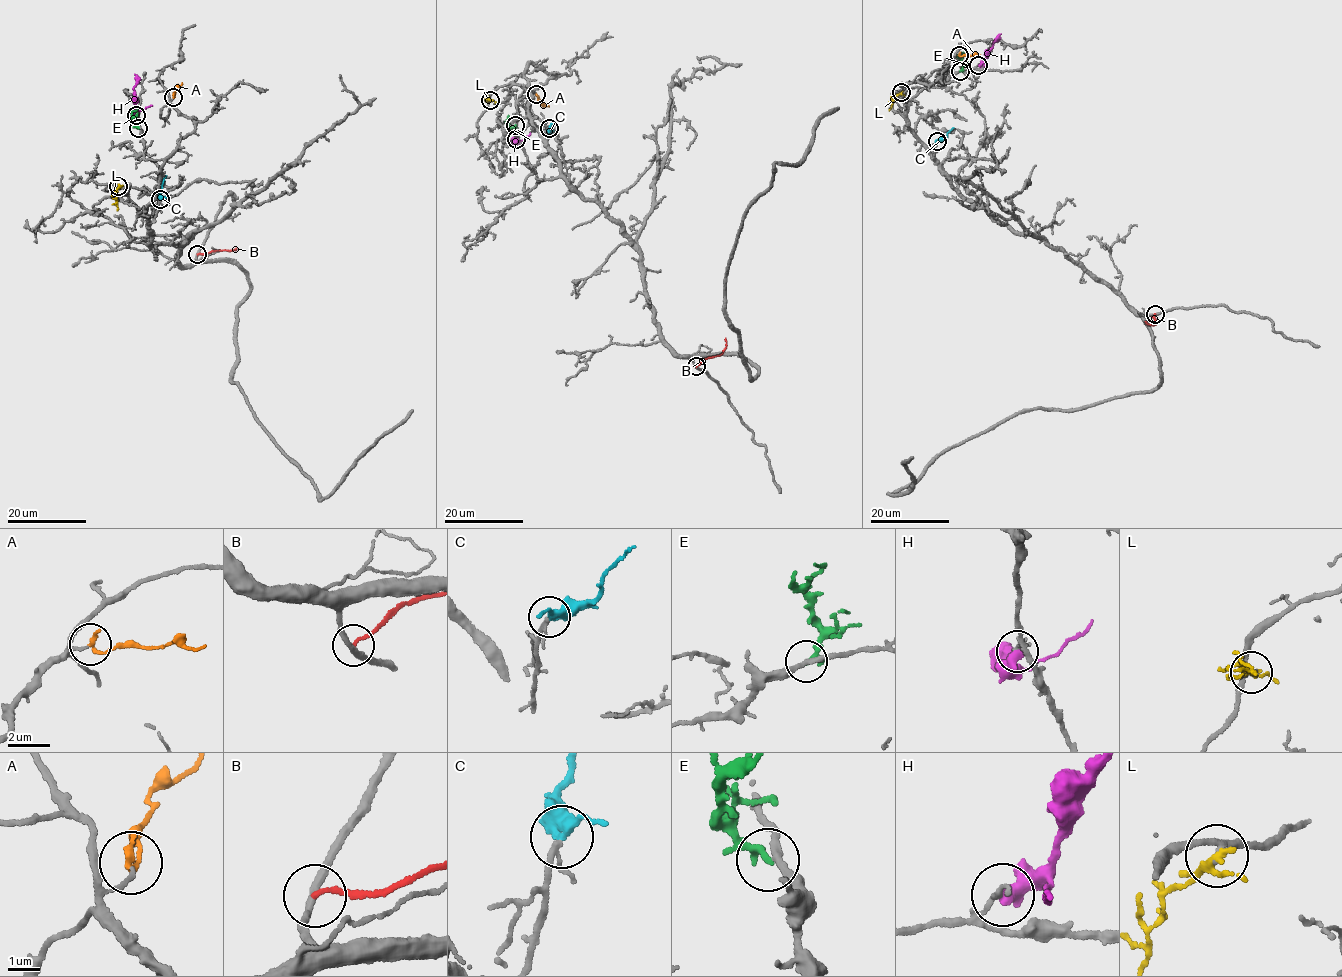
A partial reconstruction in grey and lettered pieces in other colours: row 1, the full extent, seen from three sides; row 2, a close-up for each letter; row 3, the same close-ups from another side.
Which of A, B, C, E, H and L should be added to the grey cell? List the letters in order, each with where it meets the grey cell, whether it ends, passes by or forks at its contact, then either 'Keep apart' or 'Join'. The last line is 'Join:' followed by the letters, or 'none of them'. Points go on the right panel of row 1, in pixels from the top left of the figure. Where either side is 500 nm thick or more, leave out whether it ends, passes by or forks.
A: Touches grey at (959, 55). It ends there. Join
B: Touches grey at (1155, 314). It ends there. Keep apart
C: Touches grey at (937, 141). It passes by. Join
E: Touches grey at (960, 71). It ends there. Keep apart
H: Touches grey at (978, 65). Keep apart
L: Touches grey at (901, 92). It passes by. Keep apart
Join: A, C

